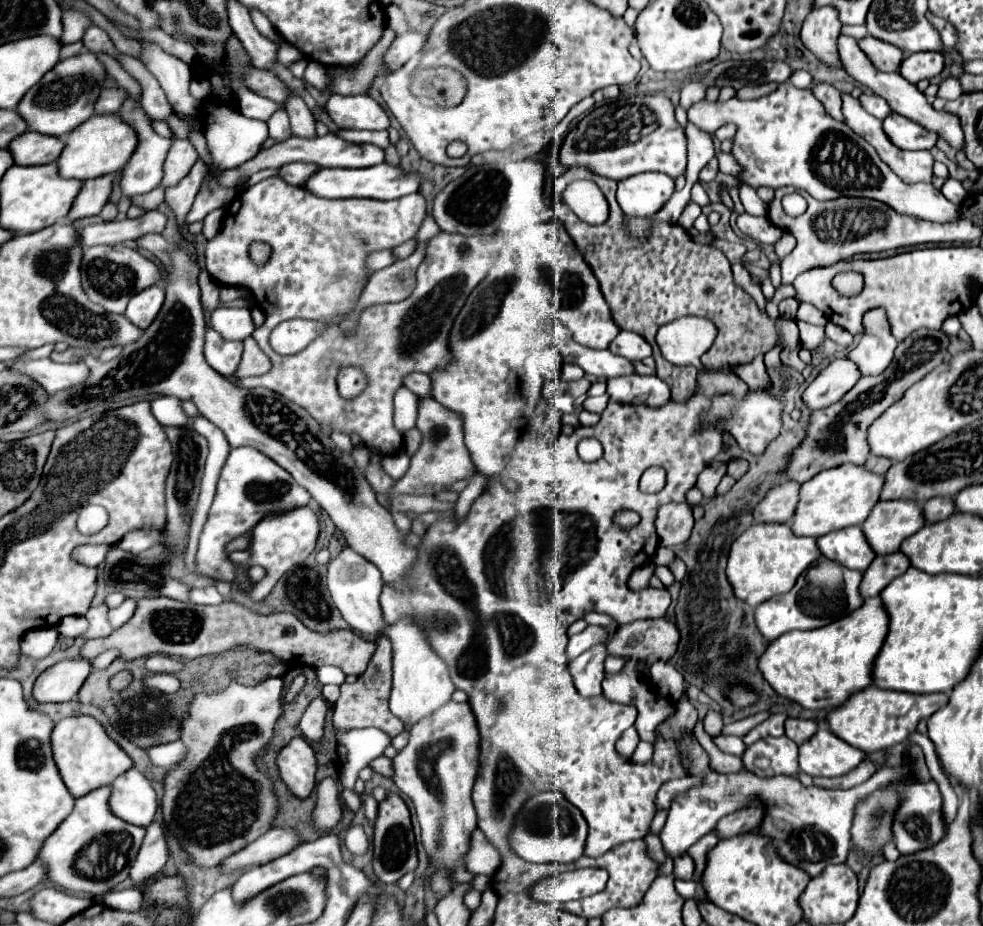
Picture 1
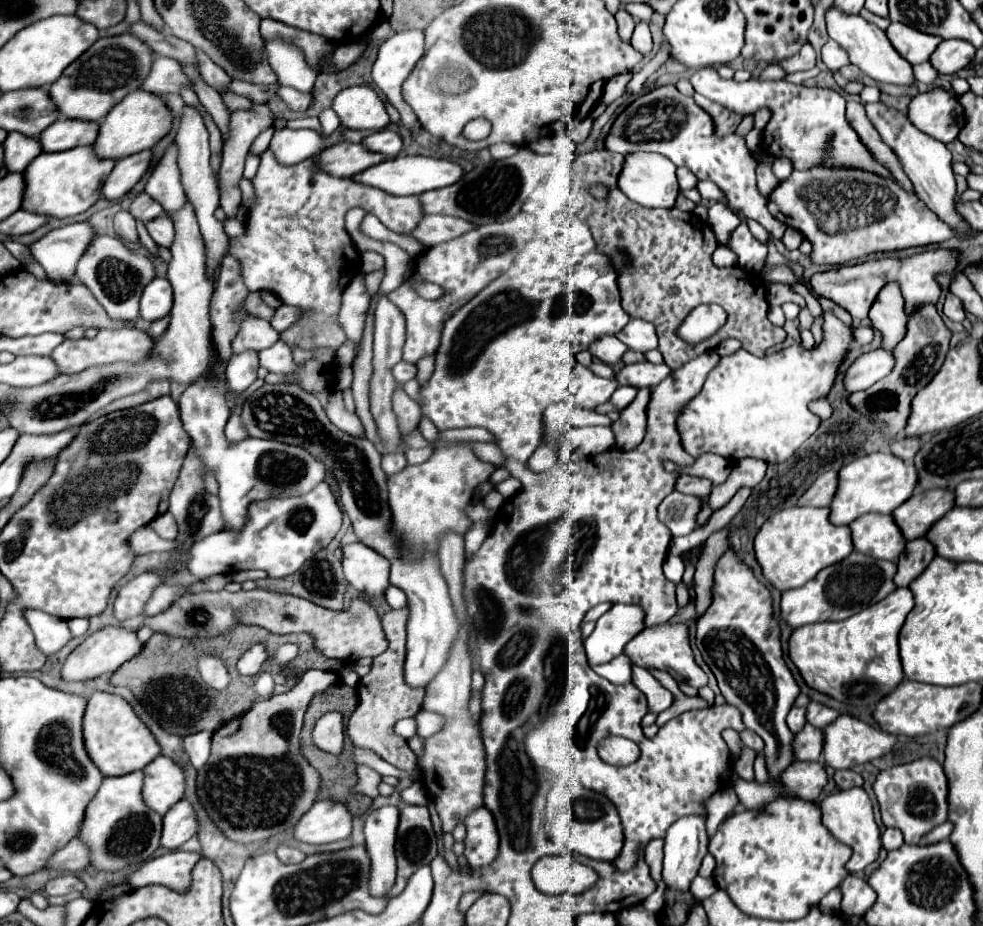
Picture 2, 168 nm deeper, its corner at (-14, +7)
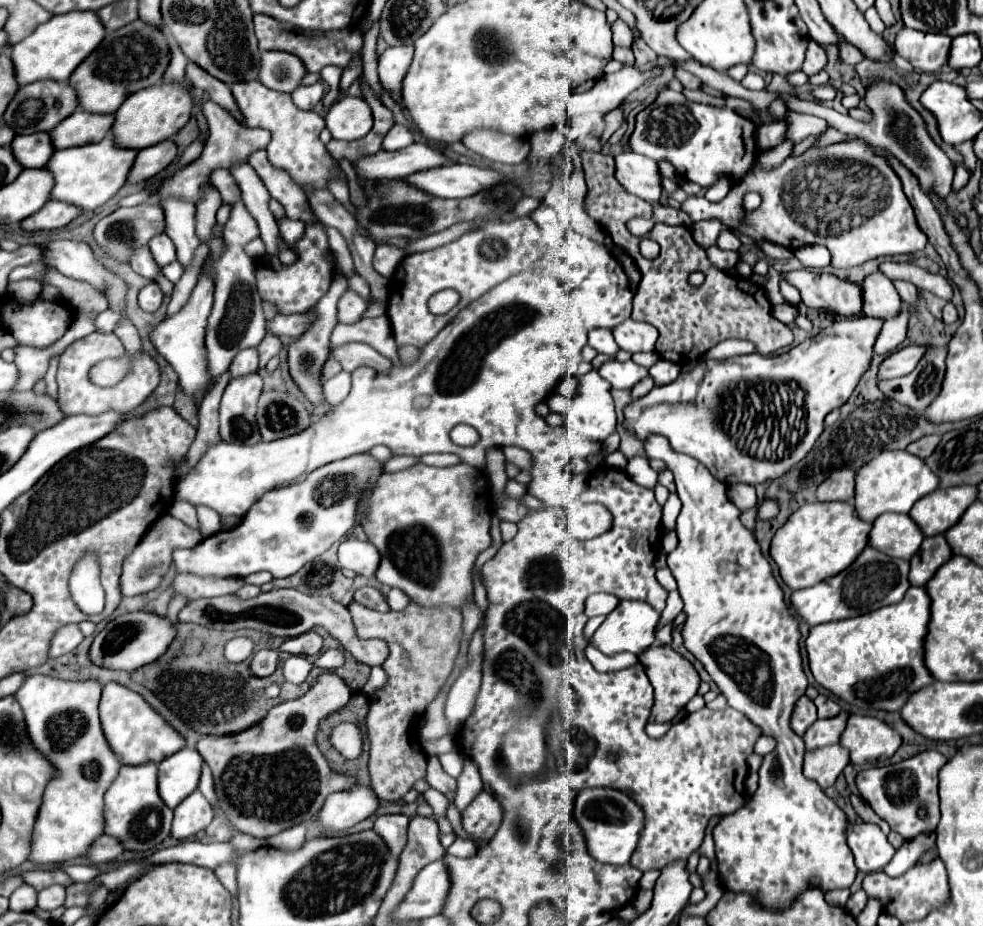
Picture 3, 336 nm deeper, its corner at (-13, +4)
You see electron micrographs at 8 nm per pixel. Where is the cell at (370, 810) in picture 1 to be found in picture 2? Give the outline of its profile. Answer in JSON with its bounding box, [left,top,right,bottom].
[365,805,399,897]

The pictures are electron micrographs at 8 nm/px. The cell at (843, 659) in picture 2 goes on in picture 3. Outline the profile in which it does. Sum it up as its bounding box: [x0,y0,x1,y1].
[804,586,934,710]

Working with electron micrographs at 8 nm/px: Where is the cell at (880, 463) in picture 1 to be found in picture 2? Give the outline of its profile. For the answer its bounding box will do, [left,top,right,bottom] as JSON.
[891,437,921,461]

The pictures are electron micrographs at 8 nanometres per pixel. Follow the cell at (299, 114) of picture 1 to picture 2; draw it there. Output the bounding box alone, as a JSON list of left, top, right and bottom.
[265,41,317,93]

